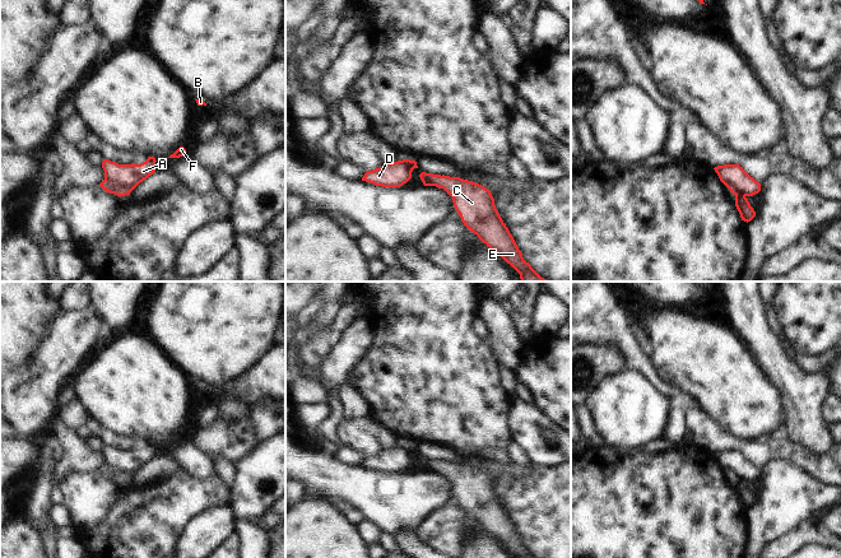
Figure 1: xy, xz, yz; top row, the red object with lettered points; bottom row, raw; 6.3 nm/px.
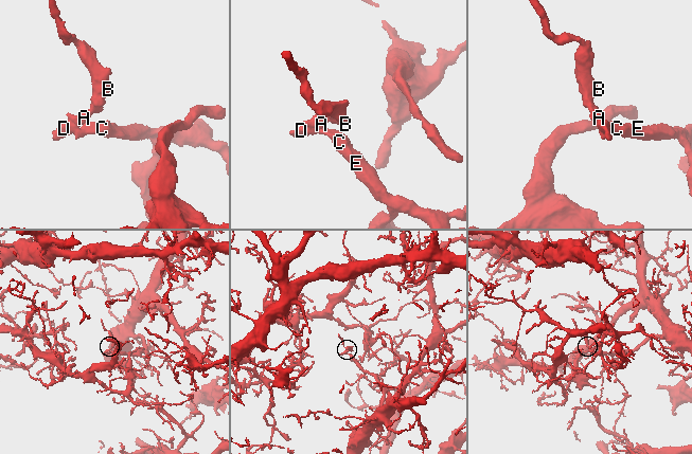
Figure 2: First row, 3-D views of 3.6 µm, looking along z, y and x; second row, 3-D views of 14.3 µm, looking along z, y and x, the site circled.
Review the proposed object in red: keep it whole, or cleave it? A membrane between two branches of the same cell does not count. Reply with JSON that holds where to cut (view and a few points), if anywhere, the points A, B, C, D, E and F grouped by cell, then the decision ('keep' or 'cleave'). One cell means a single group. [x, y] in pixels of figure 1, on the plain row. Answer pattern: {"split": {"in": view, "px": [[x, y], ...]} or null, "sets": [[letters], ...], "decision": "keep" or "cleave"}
{"split": {"in": "yz", "px": [[735, 479], [740, 479], [744, 483]]}, "sets": [["A", "B", "D", "F"], ["C", "E"]], "decision": "cleave"}

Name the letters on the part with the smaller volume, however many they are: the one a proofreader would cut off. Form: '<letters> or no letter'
A, B, D, F

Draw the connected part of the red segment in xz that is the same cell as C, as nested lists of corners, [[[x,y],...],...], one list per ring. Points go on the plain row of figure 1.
[[[422,457],[424,471],[443,474],[451,483],[464,511],[498,539],[517,558],[536,558],[522,543],[514,522],[503,508],[488,474],[460,462]]]

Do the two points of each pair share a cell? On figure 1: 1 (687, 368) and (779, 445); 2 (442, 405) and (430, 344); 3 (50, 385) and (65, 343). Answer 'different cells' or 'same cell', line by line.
1: different cells
2: same cell
3: same cell

